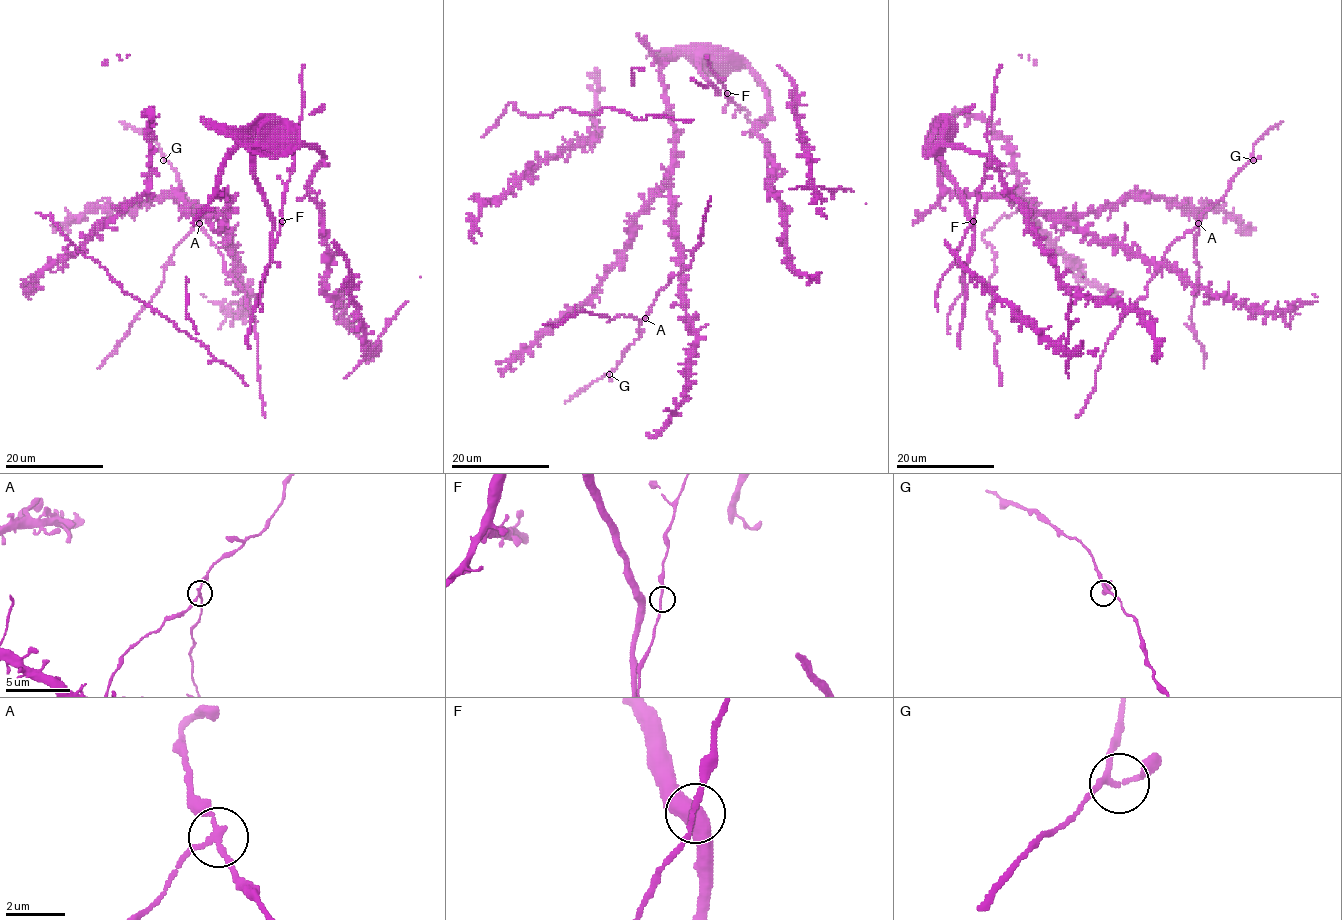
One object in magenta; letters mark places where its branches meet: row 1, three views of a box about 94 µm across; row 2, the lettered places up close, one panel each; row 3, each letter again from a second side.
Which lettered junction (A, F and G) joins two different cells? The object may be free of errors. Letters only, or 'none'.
A

